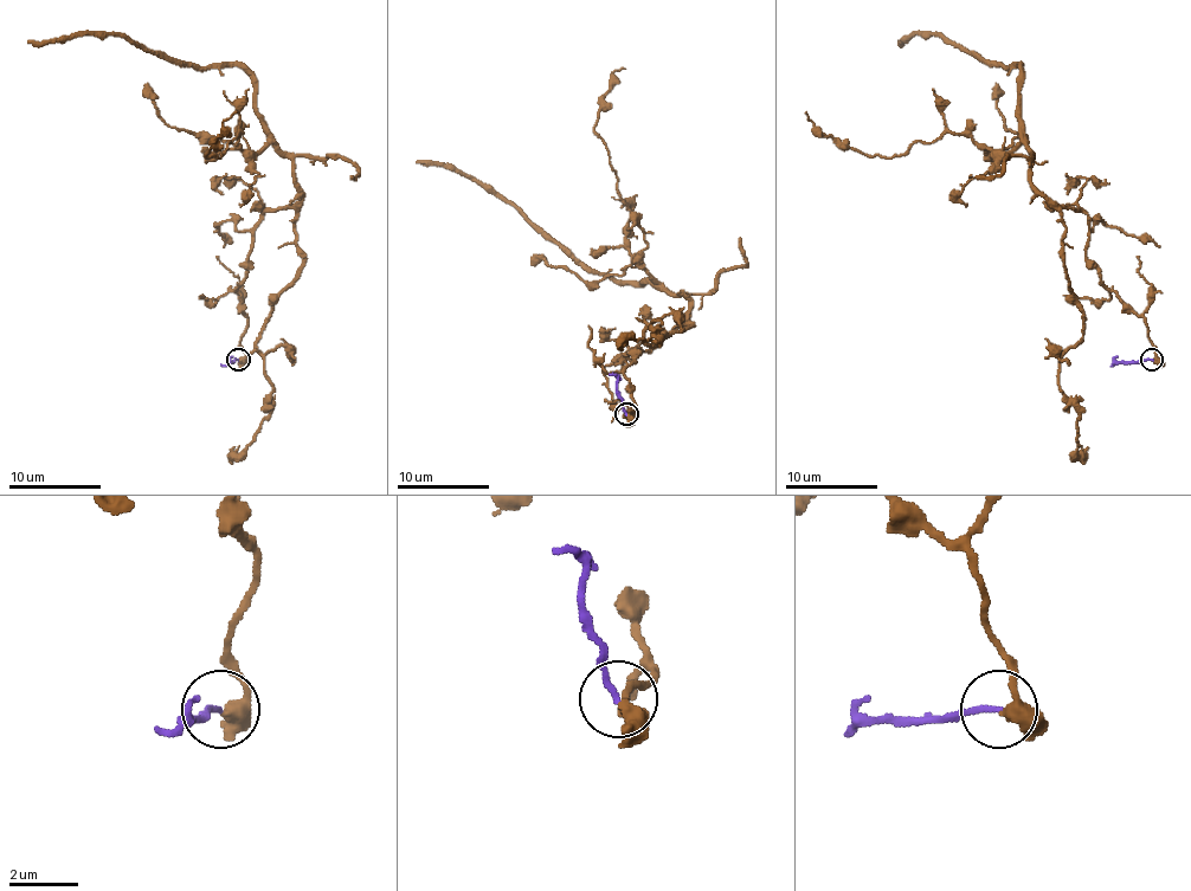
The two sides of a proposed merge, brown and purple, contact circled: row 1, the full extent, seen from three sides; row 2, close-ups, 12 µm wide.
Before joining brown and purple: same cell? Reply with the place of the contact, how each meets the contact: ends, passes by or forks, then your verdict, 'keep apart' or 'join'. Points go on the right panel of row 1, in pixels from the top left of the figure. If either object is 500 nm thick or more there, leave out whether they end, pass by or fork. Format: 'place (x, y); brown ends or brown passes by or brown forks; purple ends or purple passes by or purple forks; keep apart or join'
place (1152, 360); brown passes by; purple ends; keep apart

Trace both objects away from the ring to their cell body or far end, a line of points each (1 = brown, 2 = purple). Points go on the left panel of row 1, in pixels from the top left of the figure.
1: (237, 361), (235, 288), (258, 219), (300, 198), (256, 78), (120, 36), (29, 42)
2: (237, 359), (221, 363)

